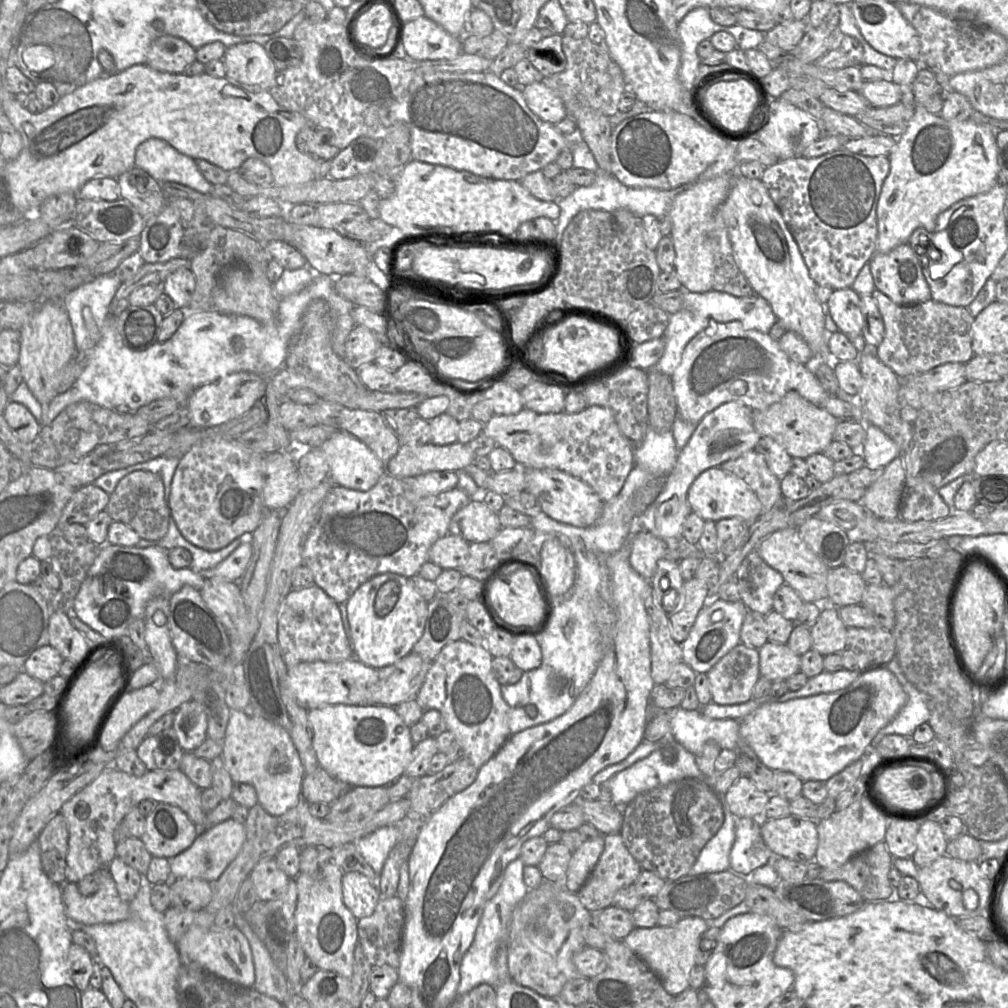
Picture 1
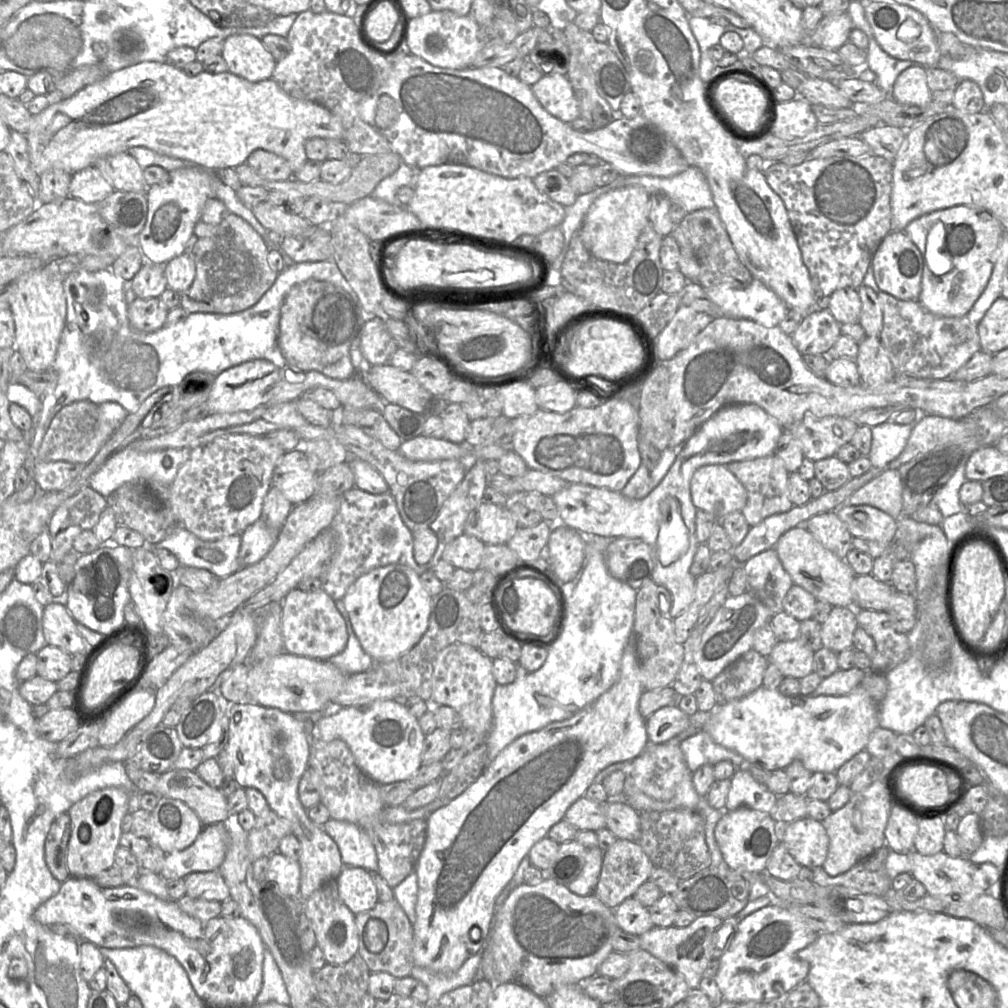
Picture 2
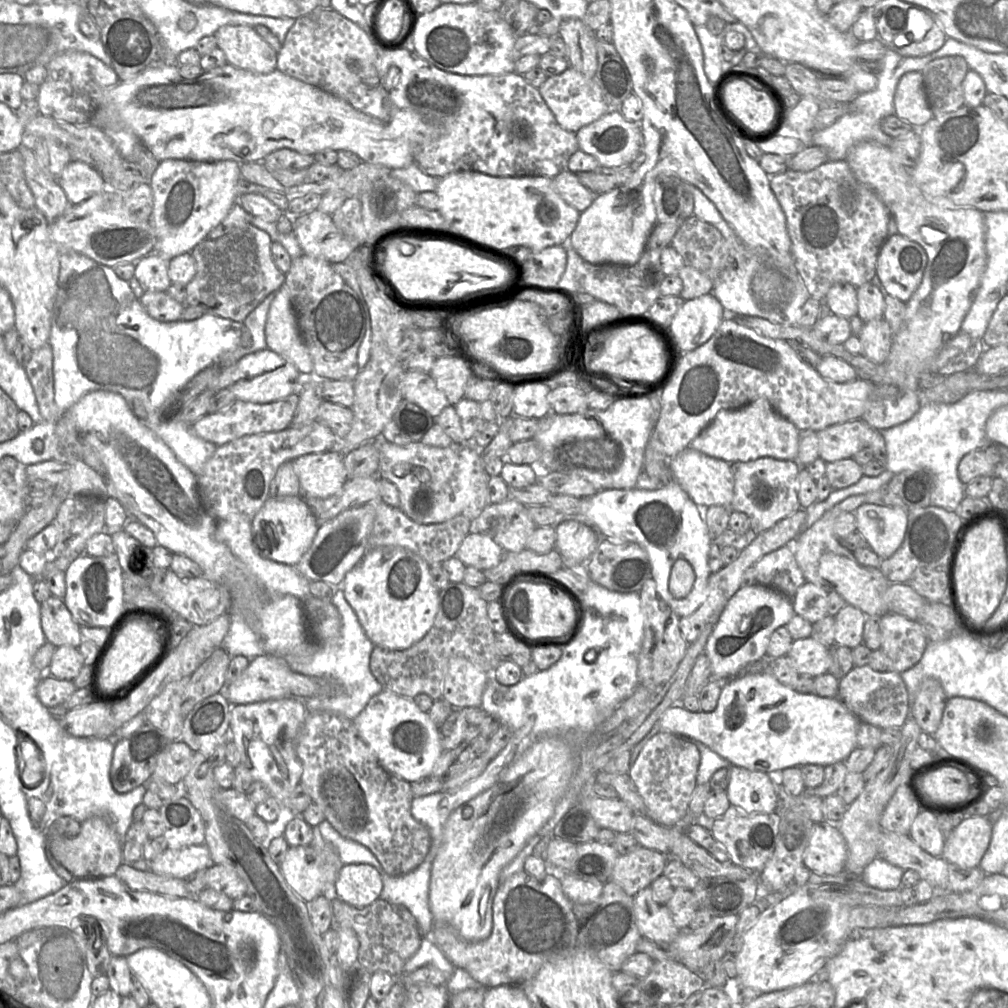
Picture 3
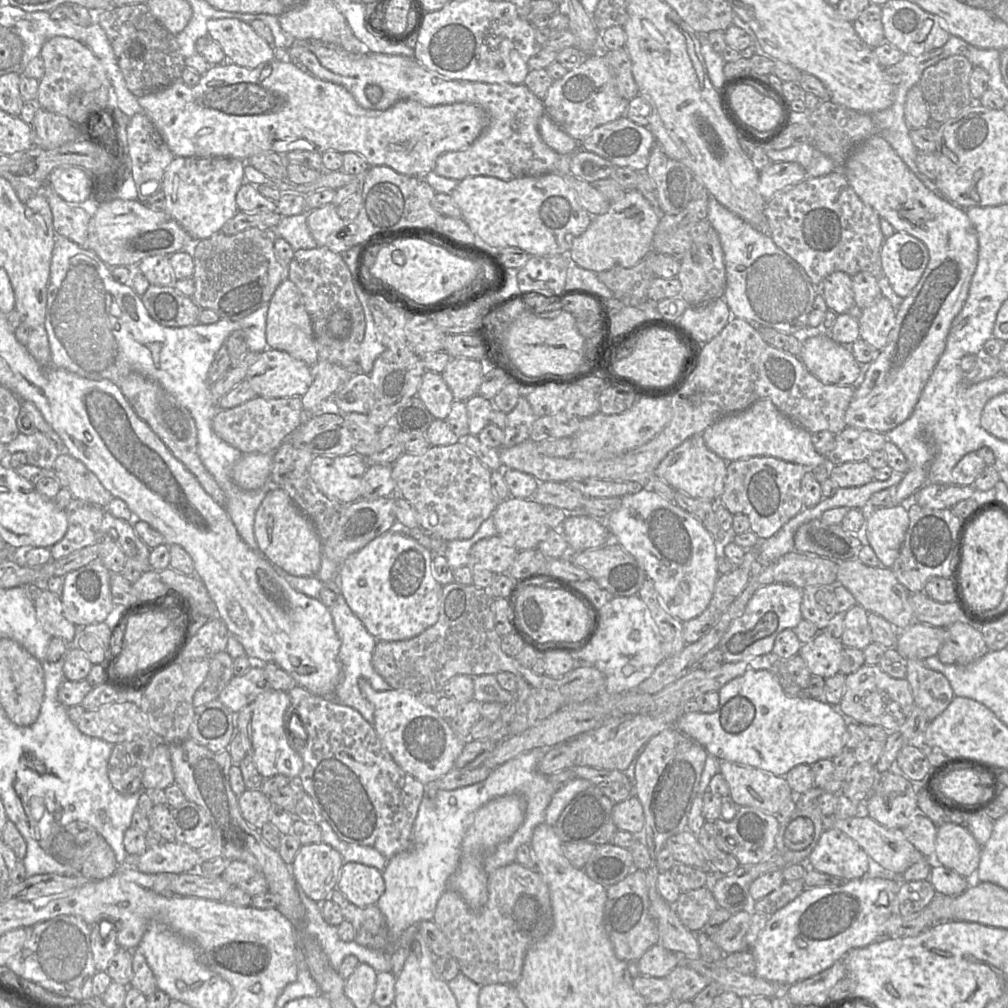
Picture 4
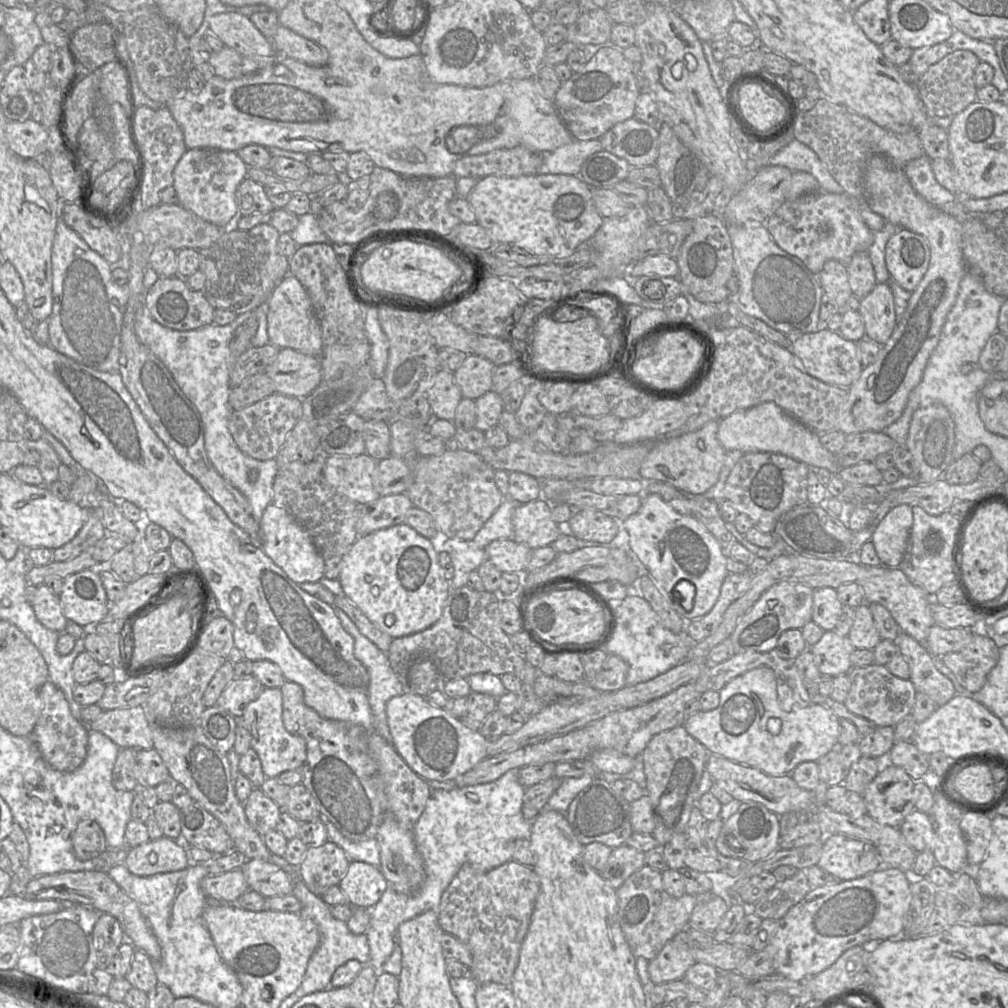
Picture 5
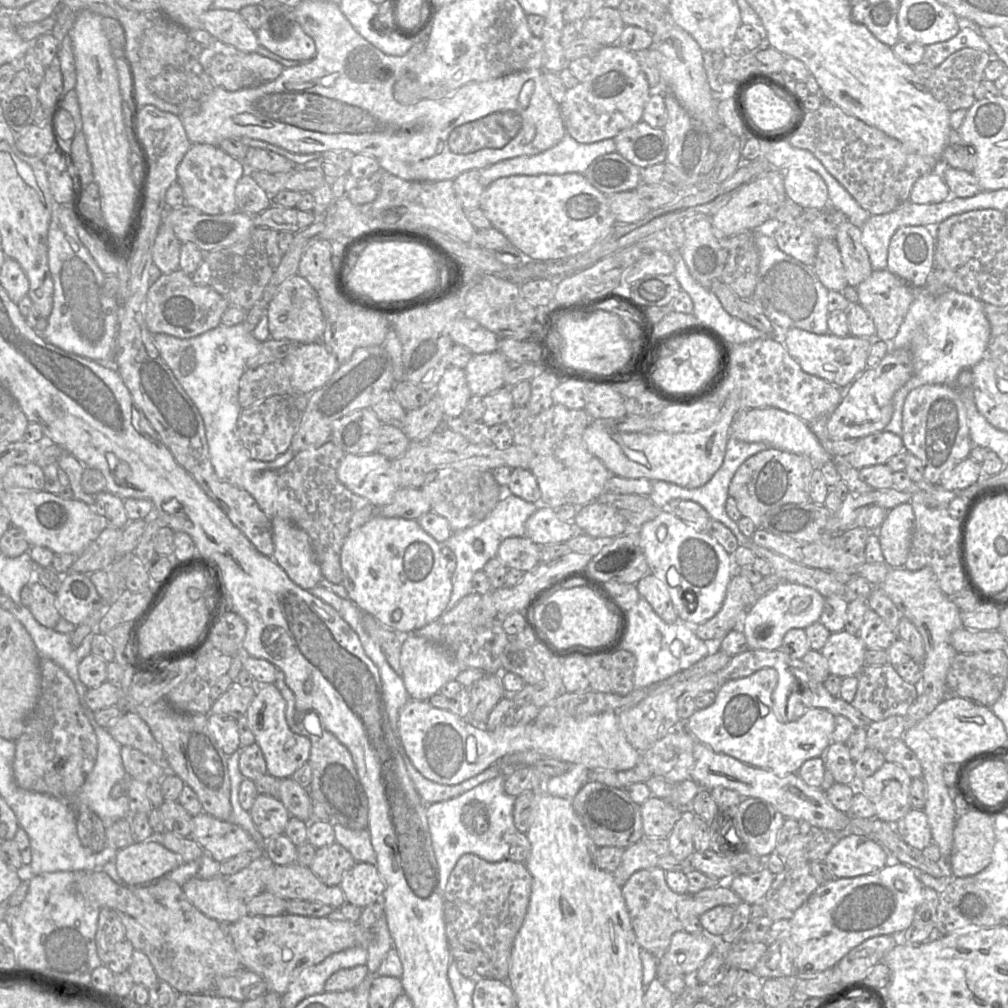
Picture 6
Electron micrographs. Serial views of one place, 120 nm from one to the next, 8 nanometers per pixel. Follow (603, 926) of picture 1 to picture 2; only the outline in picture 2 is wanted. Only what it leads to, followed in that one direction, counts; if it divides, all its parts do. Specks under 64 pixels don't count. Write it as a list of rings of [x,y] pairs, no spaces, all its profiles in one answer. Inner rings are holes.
[[[633,897],[627,898],[613,910],[618,927],[627,933],[640,936],[654,927],[648,907]]]

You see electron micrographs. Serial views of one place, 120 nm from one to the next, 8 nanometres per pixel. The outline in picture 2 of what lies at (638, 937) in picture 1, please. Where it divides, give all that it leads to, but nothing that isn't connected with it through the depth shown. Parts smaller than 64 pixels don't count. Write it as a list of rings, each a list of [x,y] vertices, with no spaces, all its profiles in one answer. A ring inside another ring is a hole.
[[[700,916],[685,928],[653,927],[639,936],[640,947],[679,972],[691,989],[697,988],[713,958],[714,934],[722,921],[715,916]]]

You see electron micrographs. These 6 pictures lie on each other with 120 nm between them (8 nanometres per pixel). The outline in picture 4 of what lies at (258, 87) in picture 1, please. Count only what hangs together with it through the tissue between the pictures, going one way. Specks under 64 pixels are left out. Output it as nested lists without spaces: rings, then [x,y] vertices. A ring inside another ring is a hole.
[[[236,18],[210,19],[207,29],[208,37],[221,46],[230,63],[254,69],[277,57],[275,48],[250,23]]]

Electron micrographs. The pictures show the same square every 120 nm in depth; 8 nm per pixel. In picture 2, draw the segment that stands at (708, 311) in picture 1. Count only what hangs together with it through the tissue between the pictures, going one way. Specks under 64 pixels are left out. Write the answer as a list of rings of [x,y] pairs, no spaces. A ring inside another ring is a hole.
[[[756,279],[743,289],[736,289],[729,285],[715,285],[705,291],[709,299],[721,308],[725,317],[752,320],[767,328],[778,326],[790,311],[770,288]]]

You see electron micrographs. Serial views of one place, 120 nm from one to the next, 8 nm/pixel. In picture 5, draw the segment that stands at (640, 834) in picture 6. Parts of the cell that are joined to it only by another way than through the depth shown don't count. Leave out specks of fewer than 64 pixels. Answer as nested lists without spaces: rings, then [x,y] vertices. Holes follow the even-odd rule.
[[[615,773],[599,774],[571,802],[565,816],[581,844],[600,842],[611,848],[616,848],[625,844],[626,840],[632,835],[631,803],[612,787],[612,783],[620,777],[621,775]]]

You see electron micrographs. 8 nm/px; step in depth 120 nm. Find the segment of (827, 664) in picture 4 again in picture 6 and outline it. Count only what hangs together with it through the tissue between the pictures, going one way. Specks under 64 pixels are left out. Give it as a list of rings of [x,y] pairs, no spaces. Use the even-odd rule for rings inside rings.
[[[846,630],[831,633],[820,650],[828,662],[830,674],[841,678],[855,676],[866,665],[866,651],[860,636]]]

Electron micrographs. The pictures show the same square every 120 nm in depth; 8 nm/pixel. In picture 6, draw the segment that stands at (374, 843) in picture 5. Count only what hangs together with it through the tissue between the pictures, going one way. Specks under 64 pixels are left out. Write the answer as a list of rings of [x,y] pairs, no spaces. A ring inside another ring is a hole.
[[[334,822],[332,826],[335,832],[335,842],[348,850],[356,863],[365,862],[377,867],[376,853],[367,829],[351,830]]]

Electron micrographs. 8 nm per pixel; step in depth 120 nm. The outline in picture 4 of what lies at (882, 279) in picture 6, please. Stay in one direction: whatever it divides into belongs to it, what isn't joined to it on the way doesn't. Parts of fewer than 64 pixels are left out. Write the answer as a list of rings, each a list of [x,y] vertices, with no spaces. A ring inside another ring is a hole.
[[[882,296],[871,306],[862,310],[859,318],[860,337],[876,351],[881,351],[888,343],[894,327],[896,310],[890,301]]]

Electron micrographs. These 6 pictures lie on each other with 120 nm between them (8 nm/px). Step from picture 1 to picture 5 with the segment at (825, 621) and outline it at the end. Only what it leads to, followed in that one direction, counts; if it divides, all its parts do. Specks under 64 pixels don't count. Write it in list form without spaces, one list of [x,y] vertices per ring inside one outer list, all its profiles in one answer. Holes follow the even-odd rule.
[[[868,603],[855,608],[855,619],[847,636],[855,649],[874,649],[882,640],[874,623]]]

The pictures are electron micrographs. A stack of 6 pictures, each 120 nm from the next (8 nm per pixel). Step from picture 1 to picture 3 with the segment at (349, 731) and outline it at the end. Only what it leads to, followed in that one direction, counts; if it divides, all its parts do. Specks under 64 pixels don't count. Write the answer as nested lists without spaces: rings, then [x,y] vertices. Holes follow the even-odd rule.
[[[387,690],[373,696],[363,711],[353,719],[353,723],[380,765],[390,774],[409,783],[430,777],[444,753],[439,727],[432,722],[428,713],[421,711],[413,699]]]

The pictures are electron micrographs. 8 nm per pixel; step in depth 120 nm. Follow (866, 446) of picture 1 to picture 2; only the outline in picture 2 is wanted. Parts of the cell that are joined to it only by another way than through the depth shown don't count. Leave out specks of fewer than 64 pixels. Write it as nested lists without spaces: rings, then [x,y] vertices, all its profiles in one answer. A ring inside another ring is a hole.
[[[886,421],[871,427],[872,443],[867,457],[876,468],[888,468],[887,465],[896,459],[910,437],[914,424],[898,424]]]

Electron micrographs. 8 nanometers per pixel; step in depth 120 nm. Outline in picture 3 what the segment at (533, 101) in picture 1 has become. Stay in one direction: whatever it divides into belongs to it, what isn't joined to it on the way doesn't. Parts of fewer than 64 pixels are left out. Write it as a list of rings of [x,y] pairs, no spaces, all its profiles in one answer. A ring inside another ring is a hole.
[[[569,67],[559,75],[548,77],[538,88],[538,91],[557,123],[563,129],[573,133],[609,111],[609,107],[603,99],[601,88],[596,81],[596,74],[594,77],[587,77]]]

